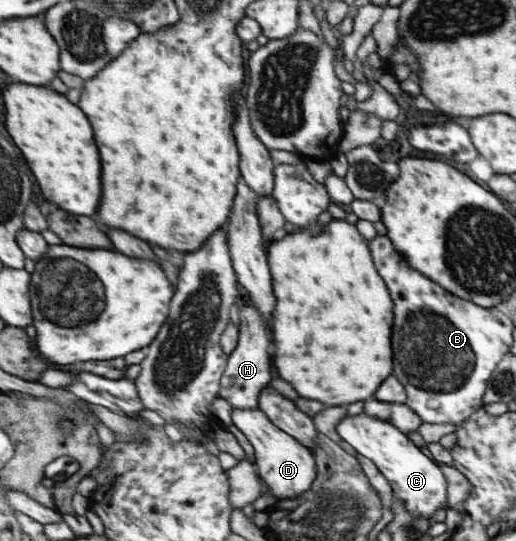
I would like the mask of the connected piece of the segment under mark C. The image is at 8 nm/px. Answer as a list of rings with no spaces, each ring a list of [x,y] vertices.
[[[367,415],[345,417],[337,425],[337,435],[363,457],[367,457],[387,480],[395,498],[400,498],[407,512],[430,520],[431,511],[445,503],[445,477],[433,461],[429,461],[419,449],[393,425],[377,421]]]

